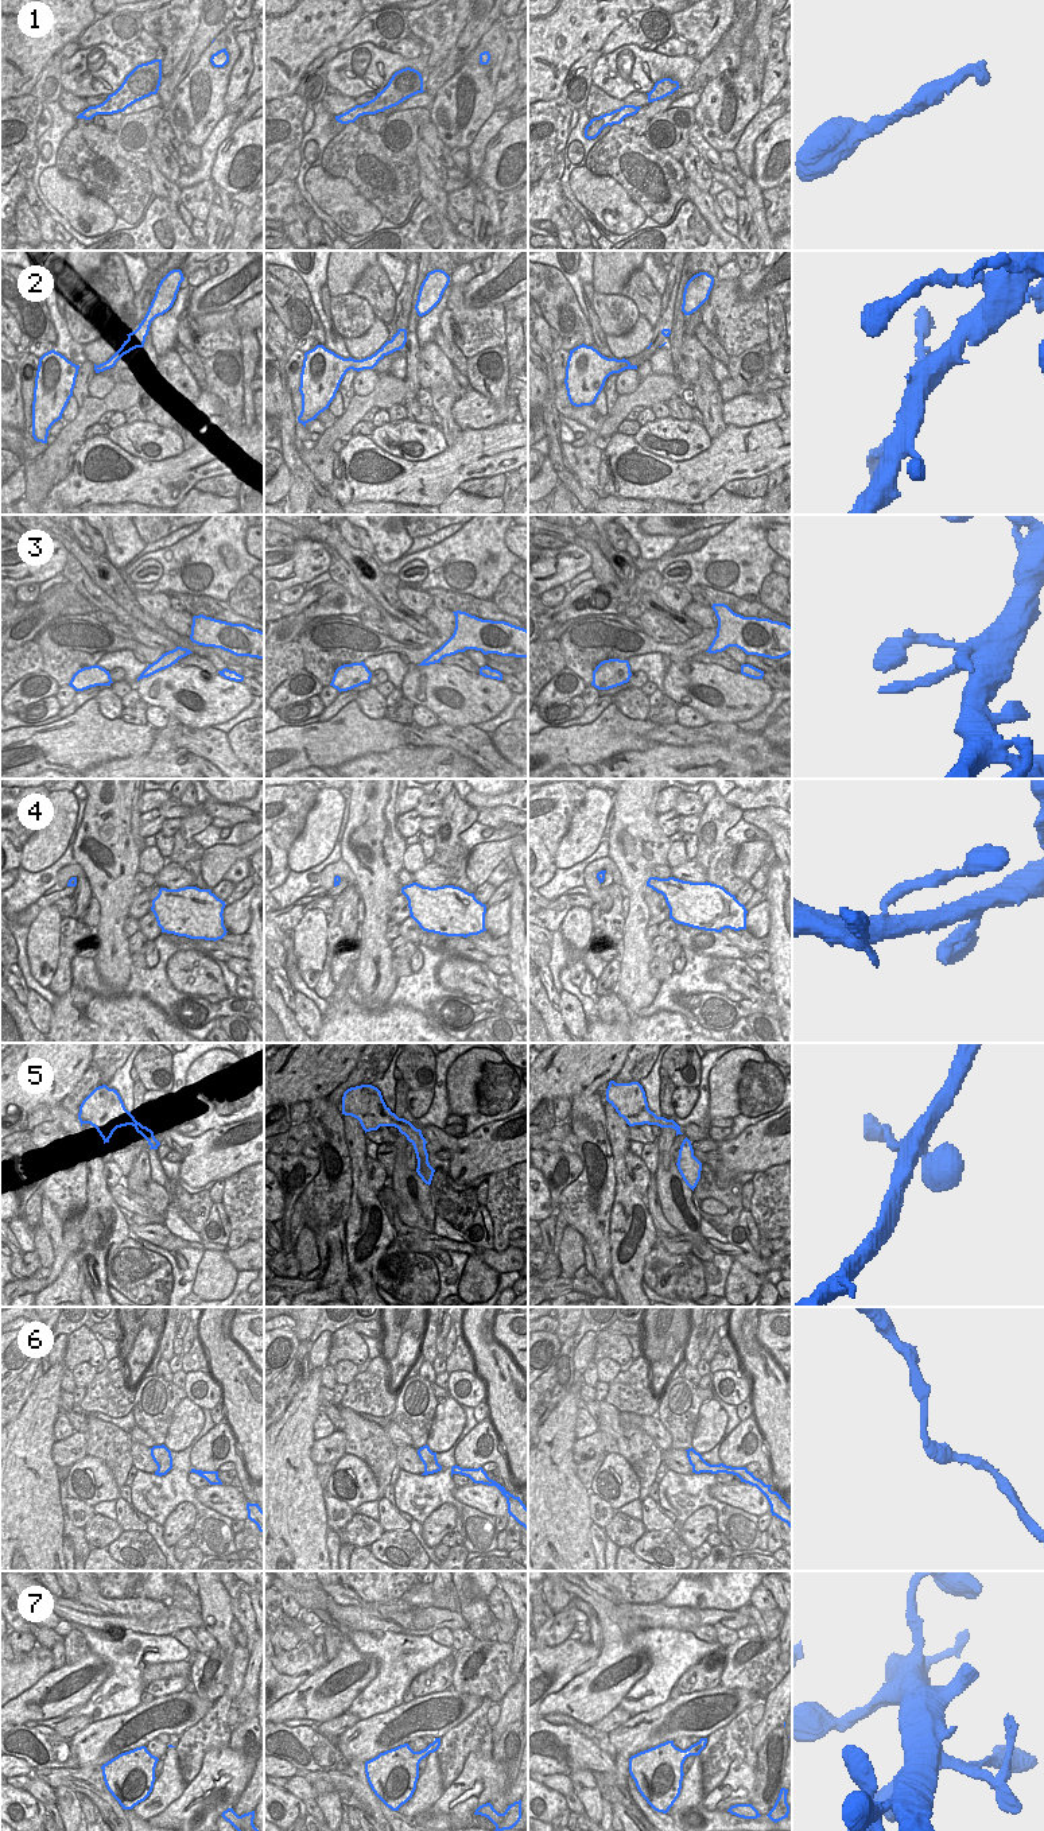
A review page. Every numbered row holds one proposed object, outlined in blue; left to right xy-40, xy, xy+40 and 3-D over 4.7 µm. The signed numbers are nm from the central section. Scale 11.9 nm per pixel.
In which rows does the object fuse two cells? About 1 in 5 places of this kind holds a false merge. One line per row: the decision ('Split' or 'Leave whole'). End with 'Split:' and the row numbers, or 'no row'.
1: Leave whole
2: Leave whole
3: Leave whole
4: Leave whole
5: Leave whole
6: Leave whole
7: Leave whole
Split: no row

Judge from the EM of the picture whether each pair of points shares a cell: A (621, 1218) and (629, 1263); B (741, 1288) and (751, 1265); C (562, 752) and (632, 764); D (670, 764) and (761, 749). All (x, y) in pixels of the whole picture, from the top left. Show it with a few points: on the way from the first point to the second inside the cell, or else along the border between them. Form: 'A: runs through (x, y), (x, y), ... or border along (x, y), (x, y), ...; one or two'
A: runs through (628, 1229), (636, 1252); one
B: border along (733, 1260), (737, 1260), (757, 1276); two
C: border along (637, 752), (620, 752), (596, 764); two
D: runs through (693, 763), (738, 759); one

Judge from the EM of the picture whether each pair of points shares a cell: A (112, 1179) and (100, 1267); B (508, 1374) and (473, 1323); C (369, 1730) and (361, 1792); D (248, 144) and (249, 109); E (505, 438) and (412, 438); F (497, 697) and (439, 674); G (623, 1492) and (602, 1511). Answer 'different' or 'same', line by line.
A: different
B: same
C: different
D: different
E: different
F: same
G: different

